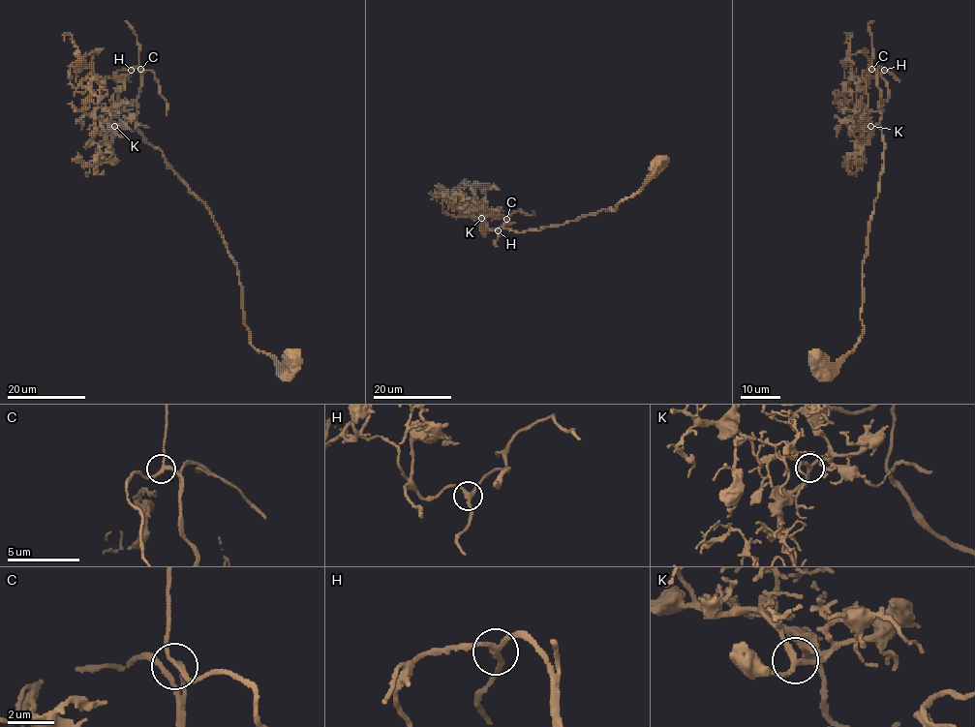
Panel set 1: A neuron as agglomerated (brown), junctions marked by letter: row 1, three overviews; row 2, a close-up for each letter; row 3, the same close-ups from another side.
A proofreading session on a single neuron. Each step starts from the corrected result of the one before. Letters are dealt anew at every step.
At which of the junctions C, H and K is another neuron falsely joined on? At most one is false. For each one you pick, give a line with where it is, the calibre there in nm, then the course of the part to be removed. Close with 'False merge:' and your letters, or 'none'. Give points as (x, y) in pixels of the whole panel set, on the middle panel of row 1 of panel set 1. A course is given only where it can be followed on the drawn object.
False merge: none

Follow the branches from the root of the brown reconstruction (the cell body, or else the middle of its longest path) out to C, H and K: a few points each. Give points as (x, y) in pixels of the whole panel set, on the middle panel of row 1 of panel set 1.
C: (657, 163), (643, 186), (615, 210), (601, 209), (524, 232), (502, 227), (506, 219)
H: (657, 163), (643, 186), (615, 210), (601, 209), (524, 232), (504, 229), (504, 224), (498, 231)
K: (657, 163), (643, 186), (615, 210), (601, 209), (524, 232), (503, 227), (490, 230), (486, 216), (481, 218)

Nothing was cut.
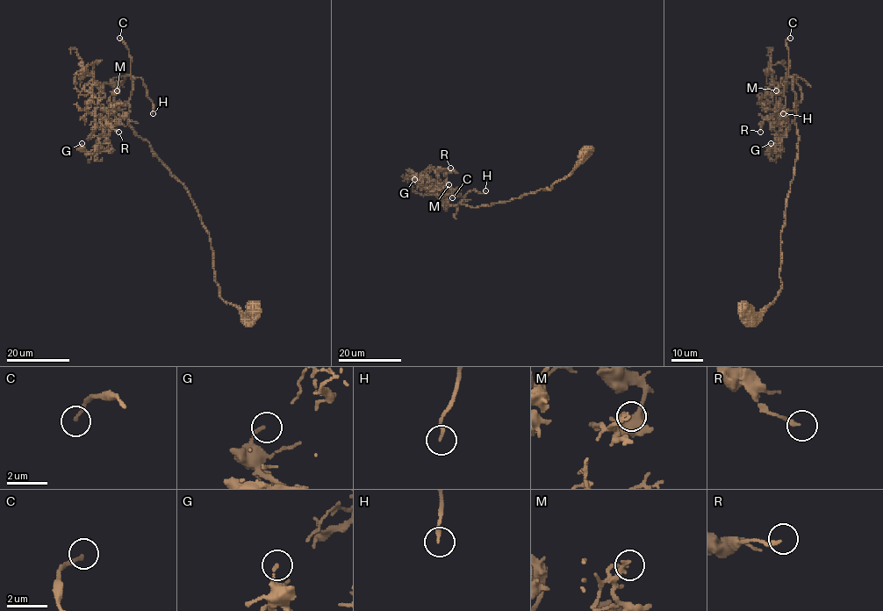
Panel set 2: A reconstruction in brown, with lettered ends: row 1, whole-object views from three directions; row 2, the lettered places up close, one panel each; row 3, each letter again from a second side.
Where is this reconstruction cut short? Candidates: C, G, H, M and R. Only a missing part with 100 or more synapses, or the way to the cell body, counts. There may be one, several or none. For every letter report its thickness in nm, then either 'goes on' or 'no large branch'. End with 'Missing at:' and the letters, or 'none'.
C: calibre 170 nm; goes on
G: calibre 140 nm; no large branch
H: calibre 160 nm; goes on
M: calibre 150 nm; no large branch
R: calibre 170 nm; no large branch
Missing at: C, H

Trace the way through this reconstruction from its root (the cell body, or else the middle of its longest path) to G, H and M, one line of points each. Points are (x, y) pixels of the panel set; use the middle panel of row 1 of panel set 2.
G: (585, 151), (550, 190), (491, 205), (450, 205), (446, 193), (440, 197), (437, 187), (414, 179)
H: (585, 151), (573, 170), (550, 190), (491, 205), (460, 204), (468, 192), (485, 190)
M: (585, 151), (573, 170), (550, 190), (491, 205), (461, 203), (446, 210), (448, 184)

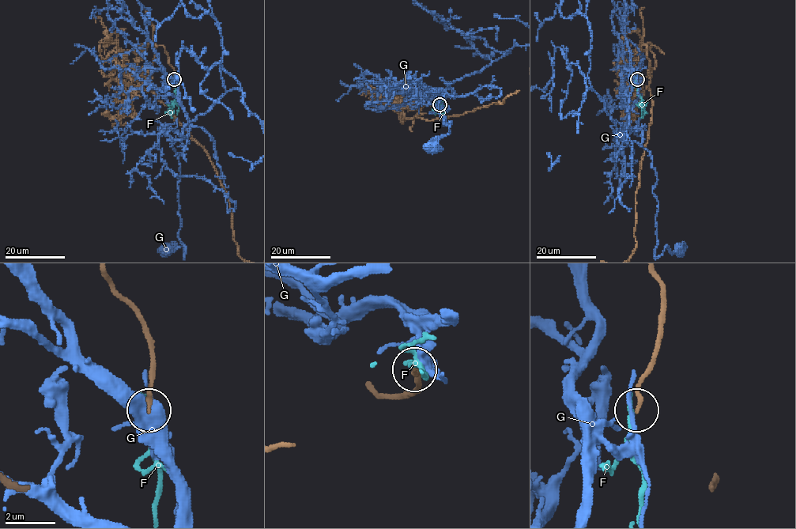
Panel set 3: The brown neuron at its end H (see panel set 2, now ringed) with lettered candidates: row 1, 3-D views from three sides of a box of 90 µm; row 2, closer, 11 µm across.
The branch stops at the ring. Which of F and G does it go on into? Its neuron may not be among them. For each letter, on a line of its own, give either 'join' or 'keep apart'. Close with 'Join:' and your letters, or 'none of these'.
F: keep apart
G: keep apart
Join: none of these

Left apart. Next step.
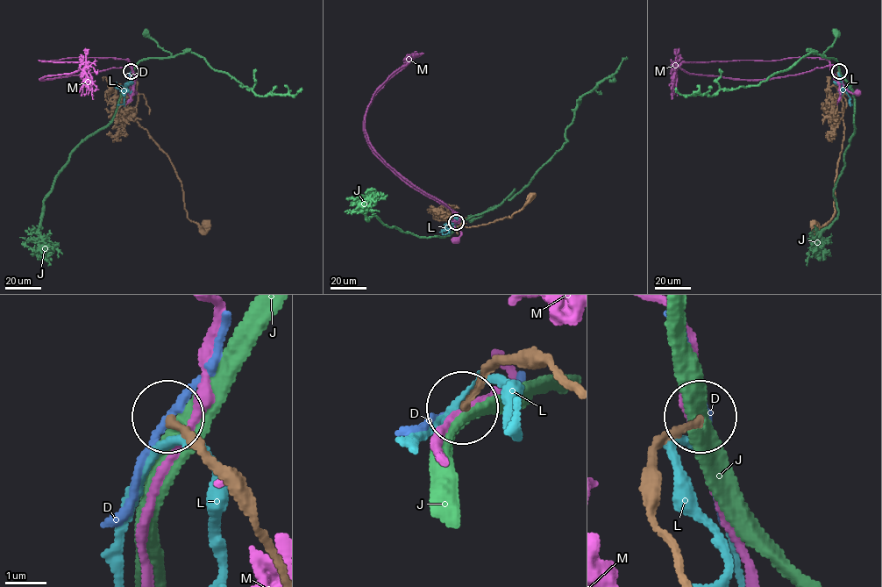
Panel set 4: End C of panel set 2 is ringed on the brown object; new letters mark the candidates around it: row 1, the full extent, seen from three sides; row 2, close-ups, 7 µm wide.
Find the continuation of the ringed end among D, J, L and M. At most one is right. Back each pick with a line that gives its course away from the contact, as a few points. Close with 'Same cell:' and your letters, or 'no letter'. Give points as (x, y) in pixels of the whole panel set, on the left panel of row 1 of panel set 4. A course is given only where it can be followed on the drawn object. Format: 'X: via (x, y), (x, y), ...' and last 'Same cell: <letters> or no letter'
Same cell: D

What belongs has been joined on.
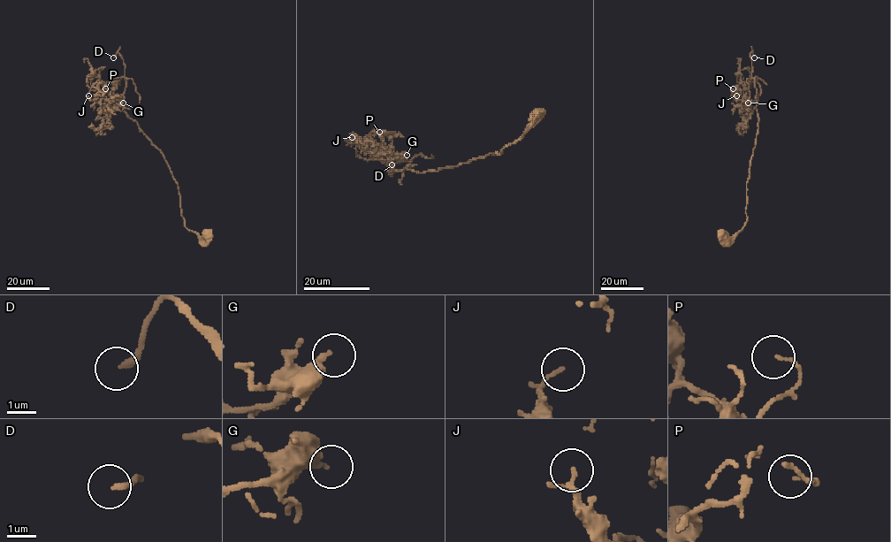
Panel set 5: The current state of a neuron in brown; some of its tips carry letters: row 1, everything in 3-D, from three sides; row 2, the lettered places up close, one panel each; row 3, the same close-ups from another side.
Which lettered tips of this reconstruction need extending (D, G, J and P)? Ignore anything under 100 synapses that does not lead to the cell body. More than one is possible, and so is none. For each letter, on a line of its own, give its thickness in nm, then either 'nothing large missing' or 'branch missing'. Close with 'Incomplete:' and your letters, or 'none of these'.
D: calibre 200 nm; branch missing
G: calibre 260 nm; nothing large missing
J: calibre 90 nm; nothing large missing
P: calibre 100 nm; nothing large missing
Incomplete: D

